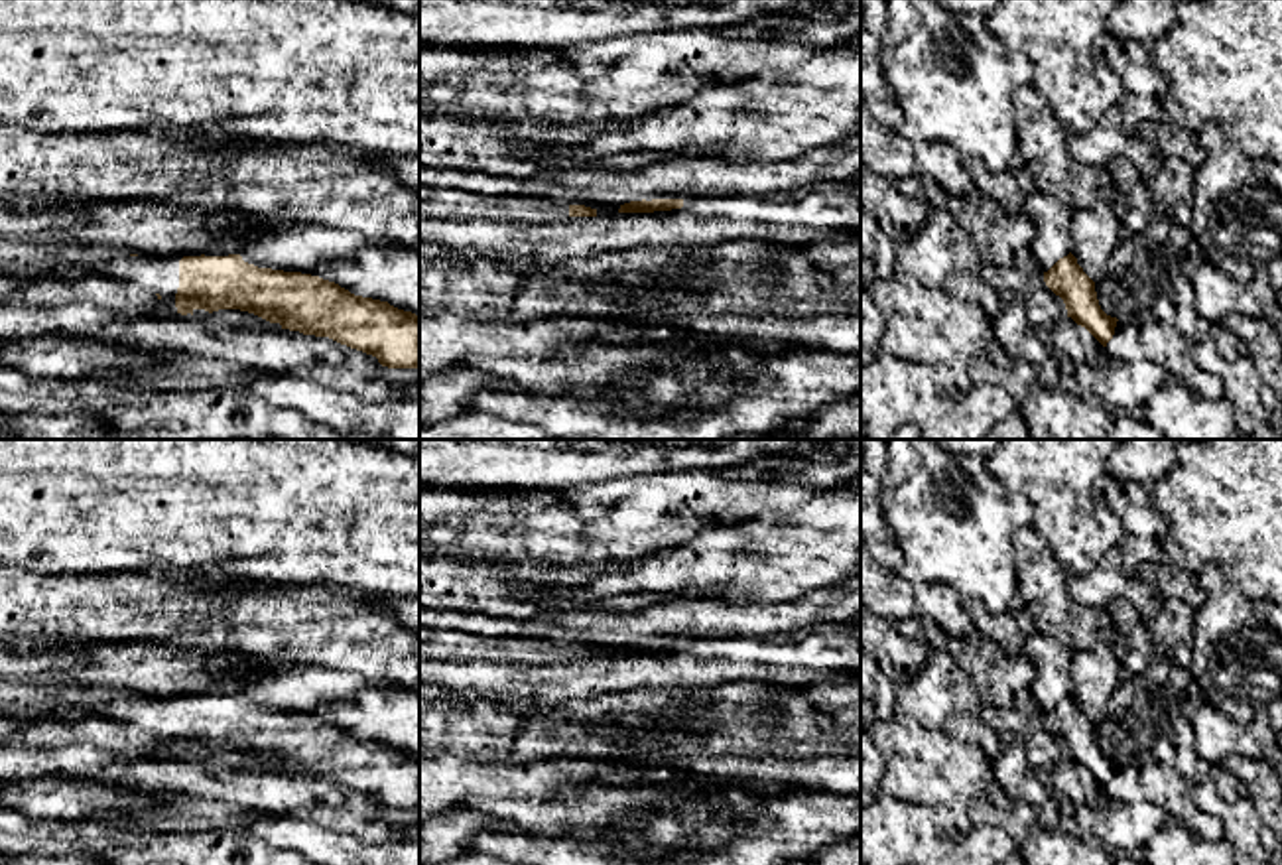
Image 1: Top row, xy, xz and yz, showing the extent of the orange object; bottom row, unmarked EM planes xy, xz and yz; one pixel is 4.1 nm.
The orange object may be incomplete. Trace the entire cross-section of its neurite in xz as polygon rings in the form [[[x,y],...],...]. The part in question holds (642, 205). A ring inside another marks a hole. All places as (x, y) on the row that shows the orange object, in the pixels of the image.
[[[652,199],[652,201],[630,201],[620,205],[618,213],[654,213],[654,211],[672,211],[681,209],[683,199]]]

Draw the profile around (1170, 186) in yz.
[[[1164,158],[1162,166],[1146,177],[1152,201],[1182,227],[1191,221],[1193,179],[1195,167],[1182,158]]]

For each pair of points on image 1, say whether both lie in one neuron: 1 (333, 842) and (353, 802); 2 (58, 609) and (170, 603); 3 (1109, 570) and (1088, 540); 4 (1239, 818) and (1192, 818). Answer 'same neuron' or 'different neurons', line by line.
1: different neurons
2: same neuron
3: different neurons
4: different neurons

